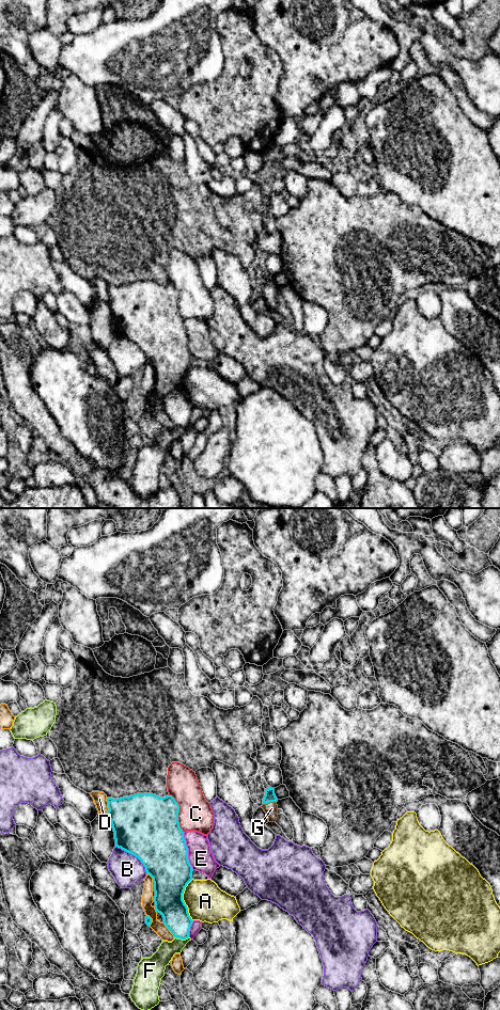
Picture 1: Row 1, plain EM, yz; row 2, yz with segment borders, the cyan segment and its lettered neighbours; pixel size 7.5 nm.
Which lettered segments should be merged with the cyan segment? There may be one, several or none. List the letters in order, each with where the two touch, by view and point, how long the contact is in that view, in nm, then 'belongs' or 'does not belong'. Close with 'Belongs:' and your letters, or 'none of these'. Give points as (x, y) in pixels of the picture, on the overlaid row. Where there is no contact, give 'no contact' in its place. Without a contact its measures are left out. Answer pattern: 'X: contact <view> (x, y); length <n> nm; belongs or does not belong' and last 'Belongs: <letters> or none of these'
A: contact yz (183, 900); length 320 nm; does not belong
B: contact yz (134, 854); length 320 nm; does not belong
C: contact yz (178, 811); length 300 nm; does not belong
D: contact yz (108, 805); length 120 nm; does not belong
E: contact yz (187, 851); length 300 nm; does not belong
F: contact yz (182, 939); length 110 nm; does not belong
G: contact yz (269, 802); length 110 nm; does not belong
Belongs: none of these

